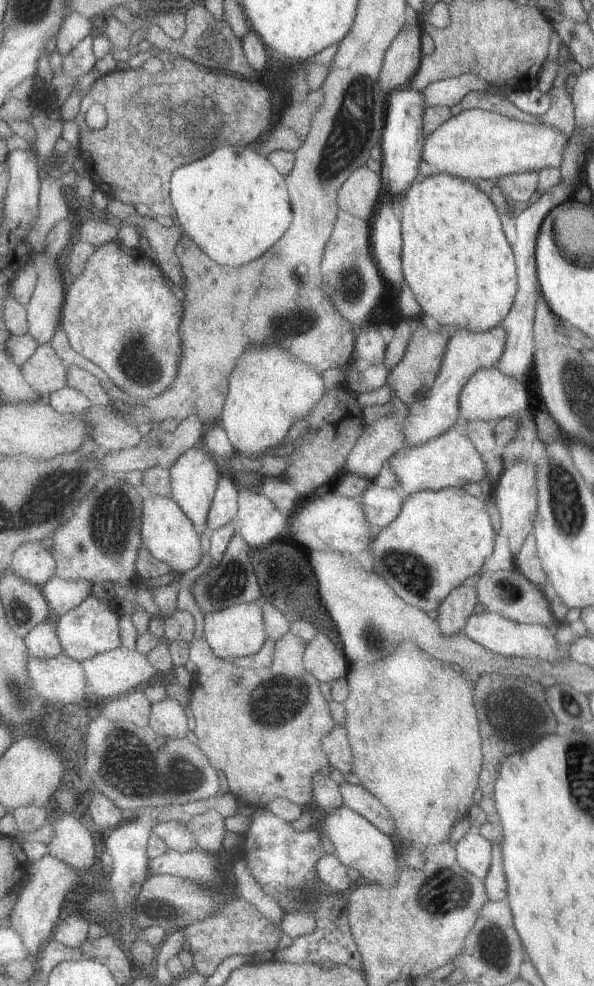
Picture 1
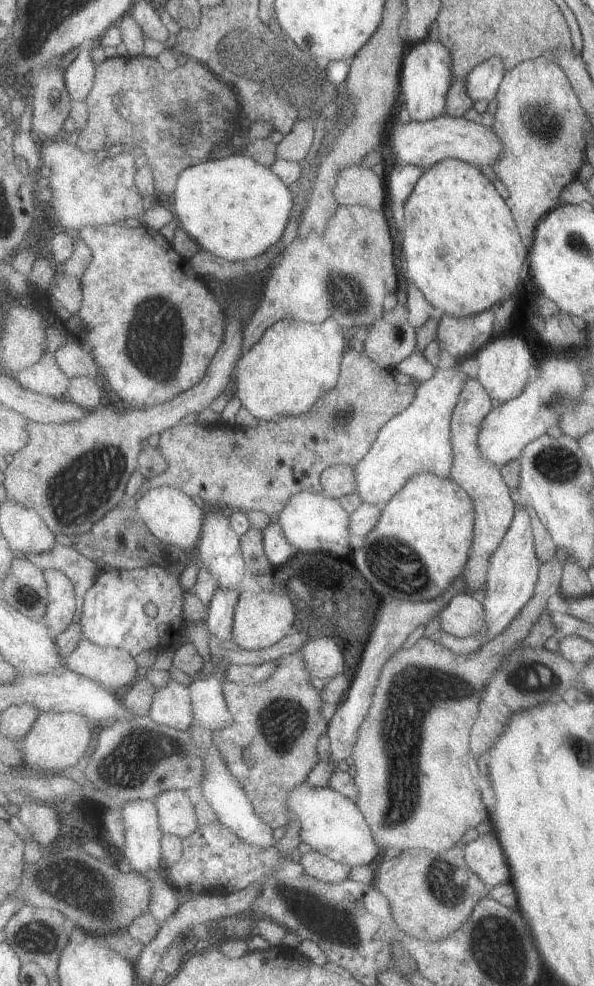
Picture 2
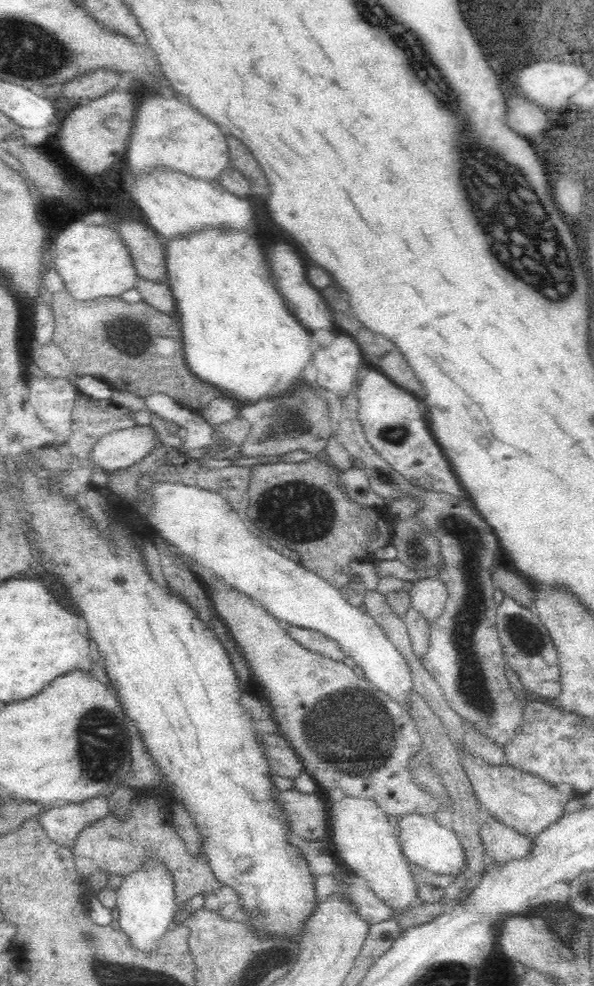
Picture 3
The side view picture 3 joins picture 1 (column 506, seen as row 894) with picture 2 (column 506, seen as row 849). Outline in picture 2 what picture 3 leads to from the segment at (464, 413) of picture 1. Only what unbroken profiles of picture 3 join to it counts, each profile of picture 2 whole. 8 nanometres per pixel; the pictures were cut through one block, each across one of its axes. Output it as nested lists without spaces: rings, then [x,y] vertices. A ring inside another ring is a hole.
[[[497,336],[495,340],[491,340],[481,352],[479,356],[475,356],[481,364],[479,370],[479,380],[485,384],[485,388],[491,392],[493,398],[501,400],[501,402],[509,402],[513,398],[519,398],[529,380],[531,380],[531,366],[533,366],[533,350],[529,348],[527,340],[523,336]]]

